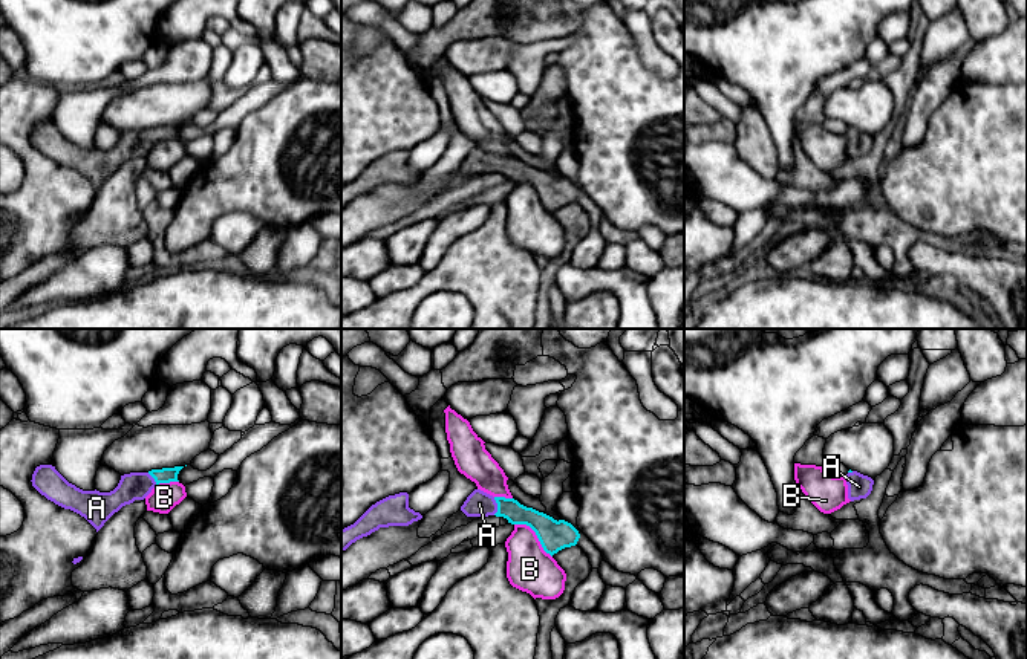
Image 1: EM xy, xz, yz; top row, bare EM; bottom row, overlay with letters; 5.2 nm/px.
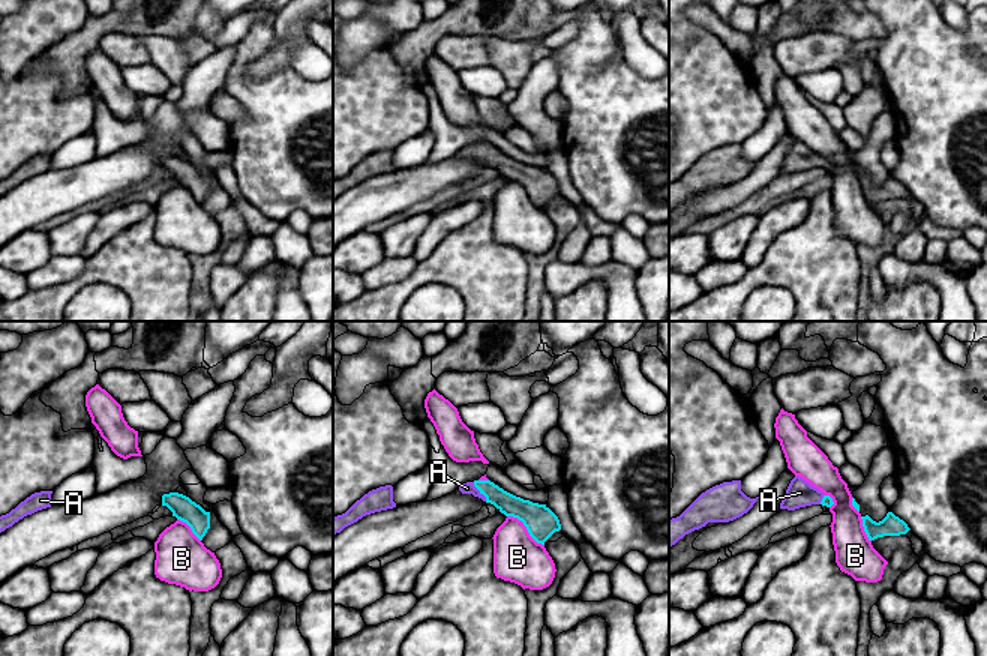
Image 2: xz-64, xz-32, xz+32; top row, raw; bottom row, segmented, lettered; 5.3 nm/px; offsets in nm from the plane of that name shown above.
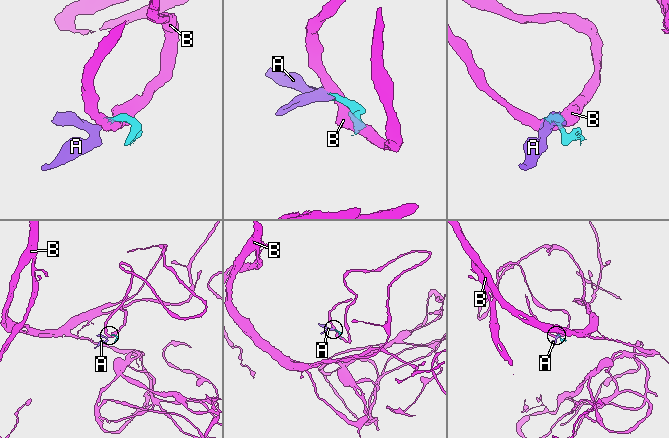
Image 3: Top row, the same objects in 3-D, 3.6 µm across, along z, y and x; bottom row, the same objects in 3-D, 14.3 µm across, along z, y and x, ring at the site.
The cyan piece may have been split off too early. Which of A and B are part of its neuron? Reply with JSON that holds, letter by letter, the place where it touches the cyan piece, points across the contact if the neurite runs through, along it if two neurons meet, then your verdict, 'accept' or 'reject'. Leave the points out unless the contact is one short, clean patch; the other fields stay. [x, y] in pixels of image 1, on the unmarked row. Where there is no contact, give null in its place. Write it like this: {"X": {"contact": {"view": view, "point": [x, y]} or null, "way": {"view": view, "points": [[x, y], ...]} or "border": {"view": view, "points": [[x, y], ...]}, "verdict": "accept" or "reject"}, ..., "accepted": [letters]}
{"A": {"contact": {"view": "xz", "point": [498, 164]}, "way": {"view": "xz", "points": [[511, 167], [498, 164], [479, 161]]}, "verdict": "accept"}, "B": {"contact": {"view": "xz", "point": [536, 191]}, "border": {"view": "xz", "points": [[515, 181], [528, 184], [551, 214]]}, "verdict": "reject"}, "accepted": ["A"]}

